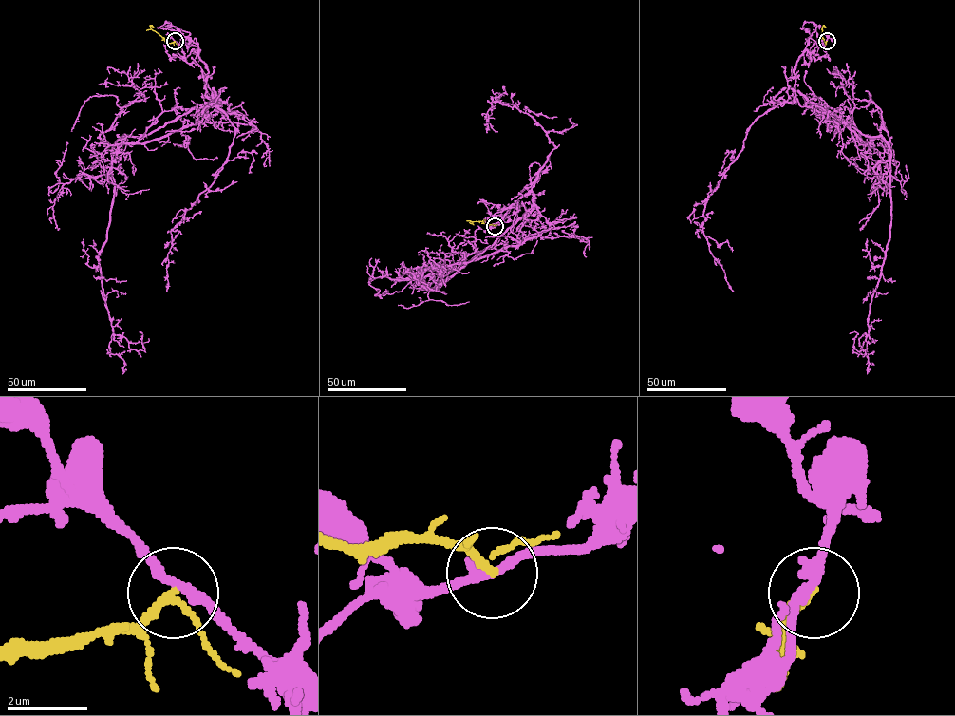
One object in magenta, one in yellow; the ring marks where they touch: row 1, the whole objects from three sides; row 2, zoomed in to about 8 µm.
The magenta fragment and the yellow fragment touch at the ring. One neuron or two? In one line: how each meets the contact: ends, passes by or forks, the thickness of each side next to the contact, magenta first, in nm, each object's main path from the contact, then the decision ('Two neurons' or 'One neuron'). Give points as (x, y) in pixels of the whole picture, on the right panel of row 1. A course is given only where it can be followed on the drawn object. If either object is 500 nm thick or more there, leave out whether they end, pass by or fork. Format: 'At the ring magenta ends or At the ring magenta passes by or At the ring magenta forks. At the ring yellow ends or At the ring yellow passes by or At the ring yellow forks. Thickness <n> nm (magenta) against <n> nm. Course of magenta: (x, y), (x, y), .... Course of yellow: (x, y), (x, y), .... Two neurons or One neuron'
At the ring magenta passes by. At the ring yellow passes by. Thickness 260 nm (magenta) against 160 nm. Course of magenta: (827, 41), (796, 62), (794, 90), (890, 151), (890, 227), (867, 348), (850, 333). Course of yellow: (827, 41), (825, 43), (822, 36), (822, 27), (825, 27). Two neurons

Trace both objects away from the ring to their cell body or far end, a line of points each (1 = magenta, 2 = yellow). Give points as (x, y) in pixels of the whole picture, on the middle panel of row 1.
1: (495, 226), (532, 193), (533, 208), (491, 245), (433, 290), (419, 284), (429, 267), (463, 259), (462, 249)
2: (495, 226), (481, 221), (470, 222), (473, 224)

